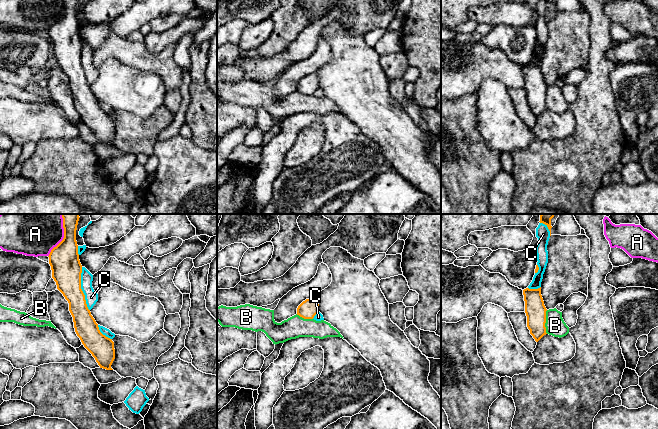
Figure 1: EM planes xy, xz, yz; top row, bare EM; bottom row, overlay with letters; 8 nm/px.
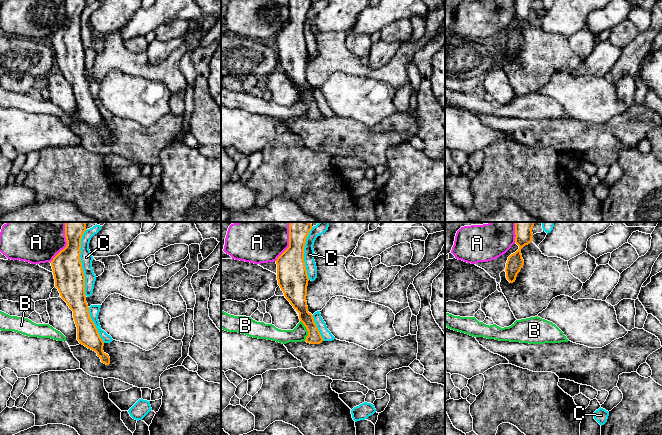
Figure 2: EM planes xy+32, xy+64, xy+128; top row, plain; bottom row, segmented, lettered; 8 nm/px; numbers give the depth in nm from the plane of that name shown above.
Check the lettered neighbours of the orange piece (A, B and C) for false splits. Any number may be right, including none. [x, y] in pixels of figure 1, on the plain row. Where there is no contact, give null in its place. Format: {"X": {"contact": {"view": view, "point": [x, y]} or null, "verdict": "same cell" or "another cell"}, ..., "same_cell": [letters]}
{"A": {"contact": {"view": "xy", "point": [62, 16]}, "verdict": "another cell"}, "B": {"contact": {"view": "yz", "point": [545, 98]}, "verdict": "another cell"}, "C": {"contact": {"view": "xy", "point": [81, 65]}, "verdict": "another cell"}, "same_cell": []}

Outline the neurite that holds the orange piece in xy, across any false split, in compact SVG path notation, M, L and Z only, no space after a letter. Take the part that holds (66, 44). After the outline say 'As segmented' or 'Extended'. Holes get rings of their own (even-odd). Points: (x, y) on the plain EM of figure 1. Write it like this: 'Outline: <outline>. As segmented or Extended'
Outline: M63 0L64 14L49 30L52 54L57 65L69 79L74 104L84 123L92 130L100 144L113 146L114 118L103 111L87 83L81 65L82 41L79 36L76 6L78 0Z. As segmented

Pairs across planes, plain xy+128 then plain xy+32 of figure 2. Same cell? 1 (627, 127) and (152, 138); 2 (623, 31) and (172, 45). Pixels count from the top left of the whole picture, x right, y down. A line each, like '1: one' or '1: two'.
1: one
2: two

